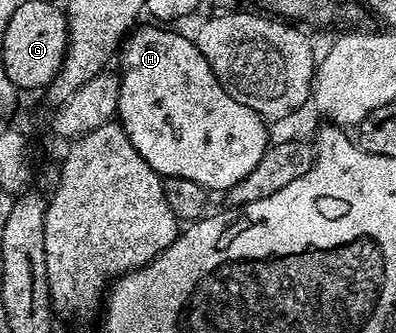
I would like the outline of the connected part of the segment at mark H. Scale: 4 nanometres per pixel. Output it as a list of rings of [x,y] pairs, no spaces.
[[[156,24],[143,25],[130,32],[119,50],[121,86],[116,116],[121,128],[131,139],[135,151],[139,151],[139,155],[143,155],[143,159],[147,159],[149,166],[162,178],[182,176],[201,184],[205,190],[227,191],[239,183],[247,171],[255,171],[259,159],[263,159],[265,150],[269,148],[271,138],[265,130],[265,118],[227,95],[215,71],[211,71],[211,63],[203,59],[192,36],[184,37],[181,33],[172,33],[169,30],[172,28]]]

